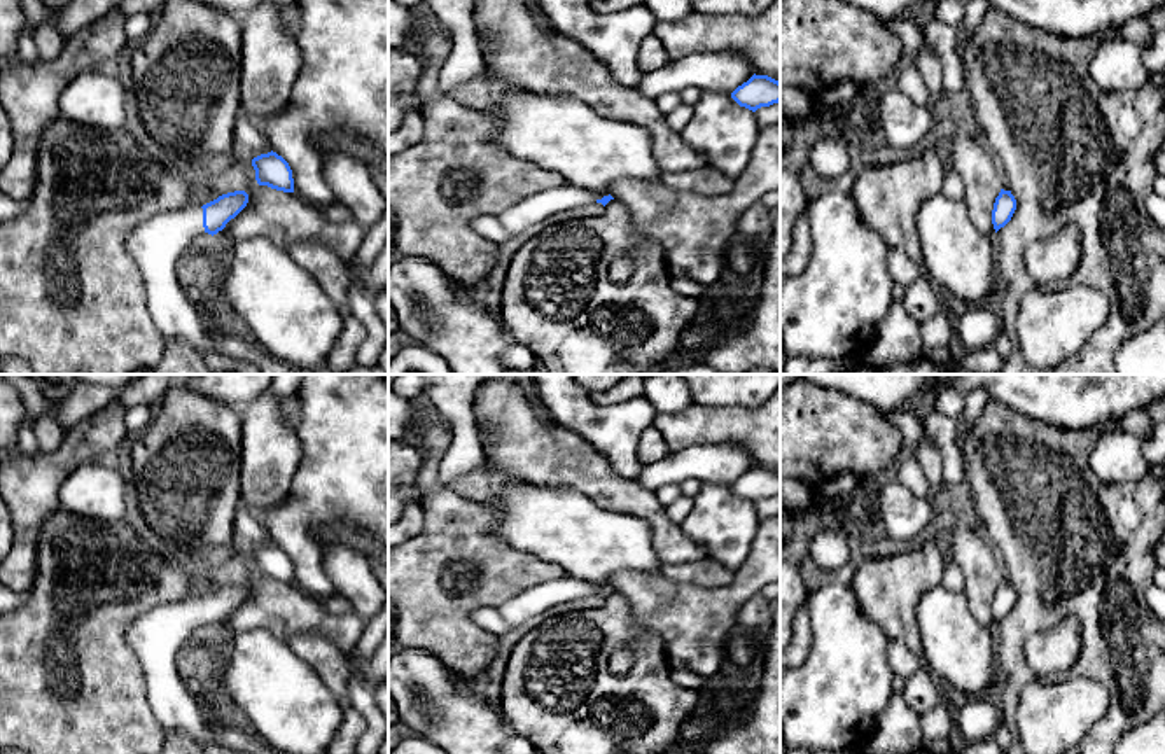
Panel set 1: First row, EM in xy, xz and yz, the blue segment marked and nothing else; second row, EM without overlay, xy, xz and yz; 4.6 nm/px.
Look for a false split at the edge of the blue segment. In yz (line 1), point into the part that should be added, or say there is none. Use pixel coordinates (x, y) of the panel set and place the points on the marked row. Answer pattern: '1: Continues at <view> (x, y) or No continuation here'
1: No continuation here

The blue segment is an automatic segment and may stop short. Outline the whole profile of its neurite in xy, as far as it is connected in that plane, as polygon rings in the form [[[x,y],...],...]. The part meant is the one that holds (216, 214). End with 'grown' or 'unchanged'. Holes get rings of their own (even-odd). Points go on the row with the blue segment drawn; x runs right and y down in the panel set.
[[[234,191],[203,206],[156,213],[129,231],[126,250],[143,273],[149,310],[166,343],[185,341],[198,352],[213,350],[233,357],[248,355],[250,346],[247,343],[210,327],[199,306],[185,297],[177,273],[178,259],[194,243],[222,231],[247,203],[248,194]]]; grown

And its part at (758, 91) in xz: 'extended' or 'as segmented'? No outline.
as segmented

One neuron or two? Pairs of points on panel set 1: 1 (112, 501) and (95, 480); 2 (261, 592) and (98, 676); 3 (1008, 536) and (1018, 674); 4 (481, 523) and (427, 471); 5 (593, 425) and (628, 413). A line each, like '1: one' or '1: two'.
1: one
2: one
3: one
4: one
5: one

